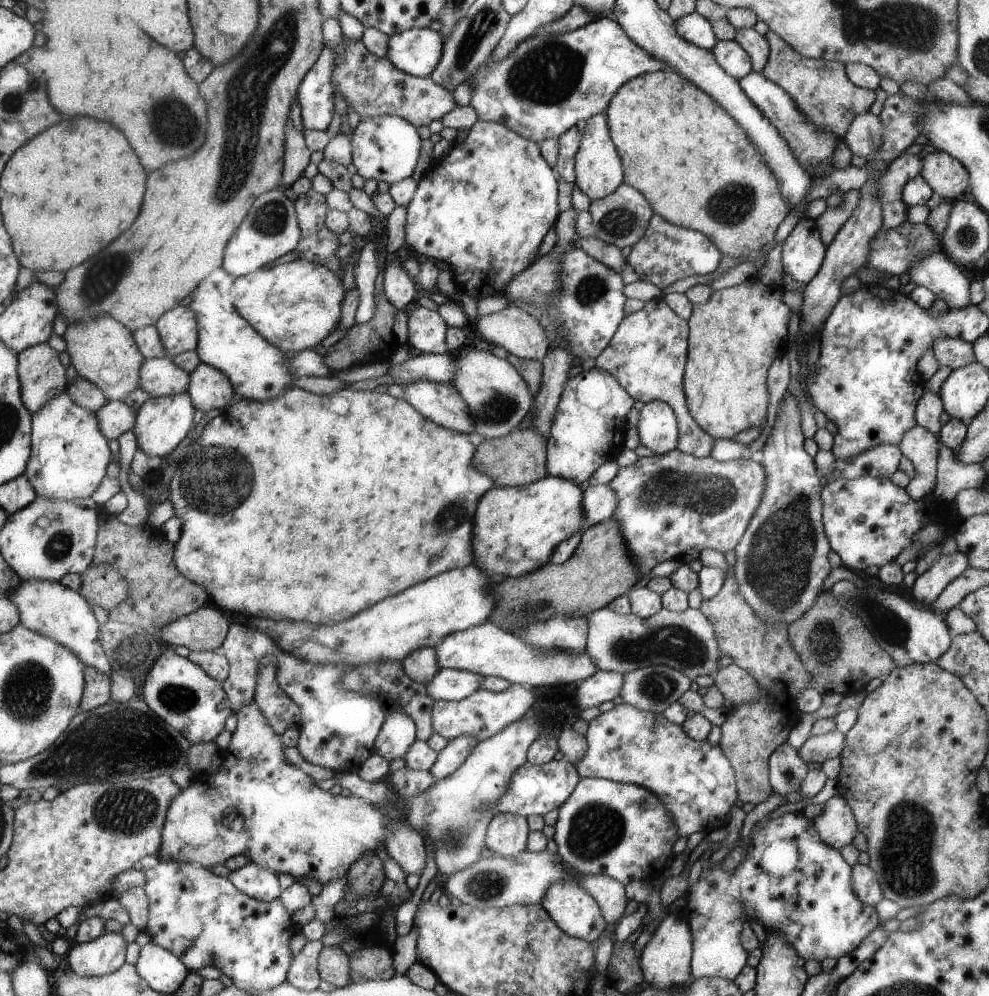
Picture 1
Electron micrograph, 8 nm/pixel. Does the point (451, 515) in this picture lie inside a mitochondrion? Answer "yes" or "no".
yes

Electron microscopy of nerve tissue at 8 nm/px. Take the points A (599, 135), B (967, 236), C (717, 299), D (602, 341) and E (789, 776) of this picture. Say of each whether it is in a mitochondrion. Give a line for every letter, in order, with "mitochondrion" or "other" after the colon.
A: other
B: mitochondrion
C: other
D: other
E: mitochondrion

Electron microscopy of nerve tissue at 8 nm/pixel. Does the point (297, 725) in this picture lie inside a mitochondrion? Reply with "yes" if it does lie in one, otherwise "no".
no

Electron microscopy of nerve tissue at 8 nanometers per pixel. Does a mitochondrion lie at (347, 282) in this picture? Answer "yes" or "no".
no

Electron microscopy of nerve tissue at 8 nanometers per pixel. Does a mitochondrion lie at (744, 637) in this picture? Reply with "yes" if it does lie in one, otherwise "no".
no

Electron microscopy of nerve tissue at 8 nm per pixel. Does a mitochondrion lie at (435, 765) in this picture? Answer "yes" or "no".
no

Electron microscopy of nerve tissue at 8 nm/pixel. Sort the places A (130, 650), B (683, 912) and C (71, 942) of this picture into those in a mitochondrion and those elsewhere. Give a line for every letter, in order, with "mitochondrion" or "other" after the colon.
A: mitochondrion
B: other
C: other

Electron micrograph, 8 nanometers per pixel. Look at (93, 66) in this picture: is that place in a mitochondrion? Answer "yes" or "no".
no

